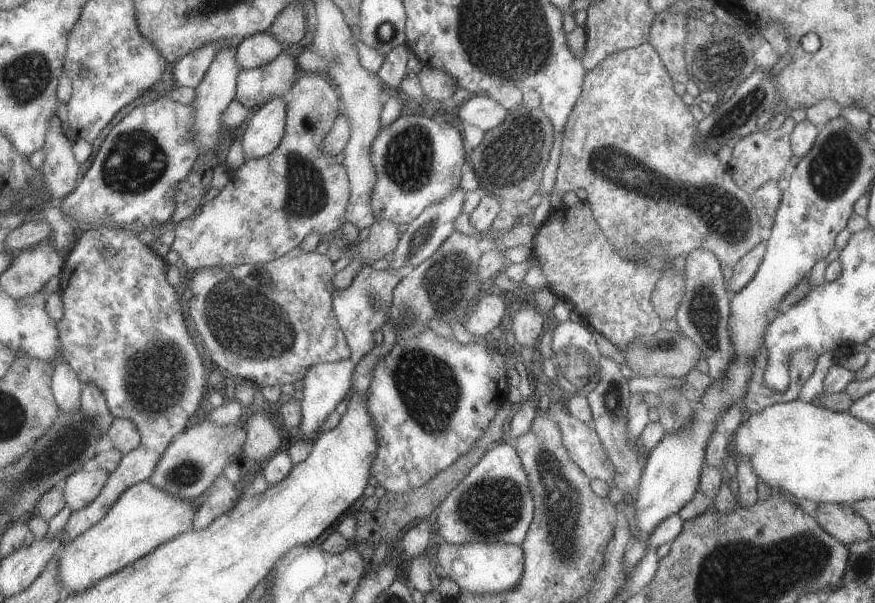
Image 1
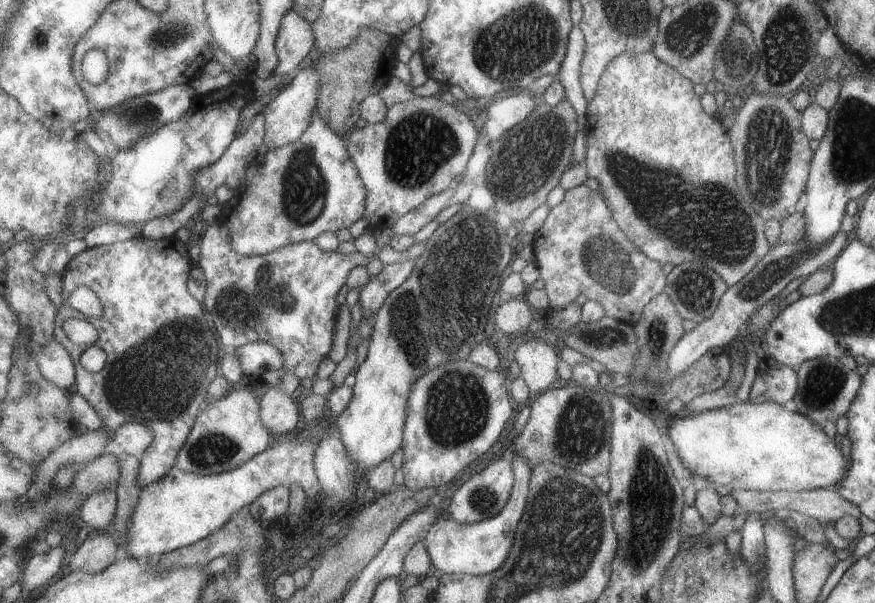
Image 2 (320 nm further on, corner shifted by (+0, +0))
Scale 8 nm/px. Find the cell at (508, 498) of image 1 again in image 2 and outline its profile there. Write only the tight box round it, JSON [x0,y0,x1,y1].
[446,446,516,525]

